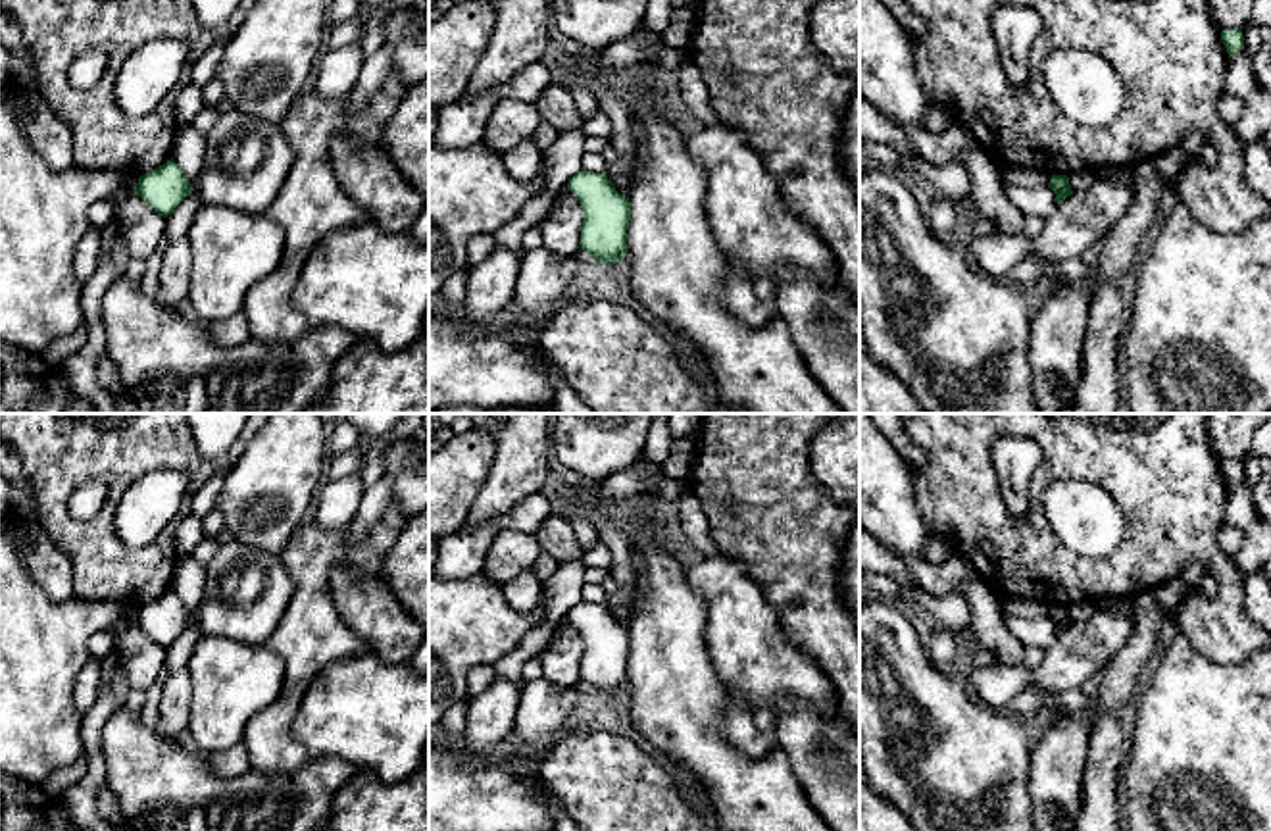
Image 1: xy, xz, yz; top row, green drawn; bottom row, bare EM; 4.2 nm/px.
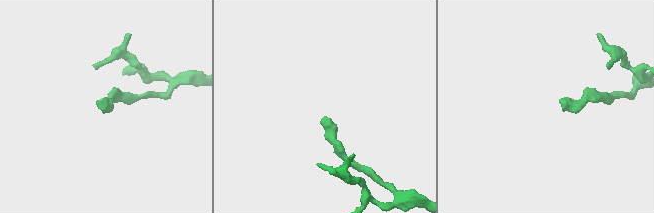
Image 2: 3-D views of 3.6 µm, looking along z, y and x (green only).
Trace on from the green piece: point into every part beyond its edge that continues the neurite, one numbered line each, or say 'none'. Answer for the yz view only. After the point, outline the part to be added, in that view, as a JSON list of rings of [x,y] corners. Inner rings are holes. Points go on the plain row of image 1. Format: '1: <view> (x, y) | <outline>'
none

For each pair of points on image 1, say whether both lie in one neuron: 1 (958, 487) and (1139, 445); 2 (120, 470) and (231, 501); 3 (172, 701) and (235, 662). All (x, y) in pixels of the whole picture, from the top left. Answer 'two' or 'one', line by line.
1: one
2: two
3: two

